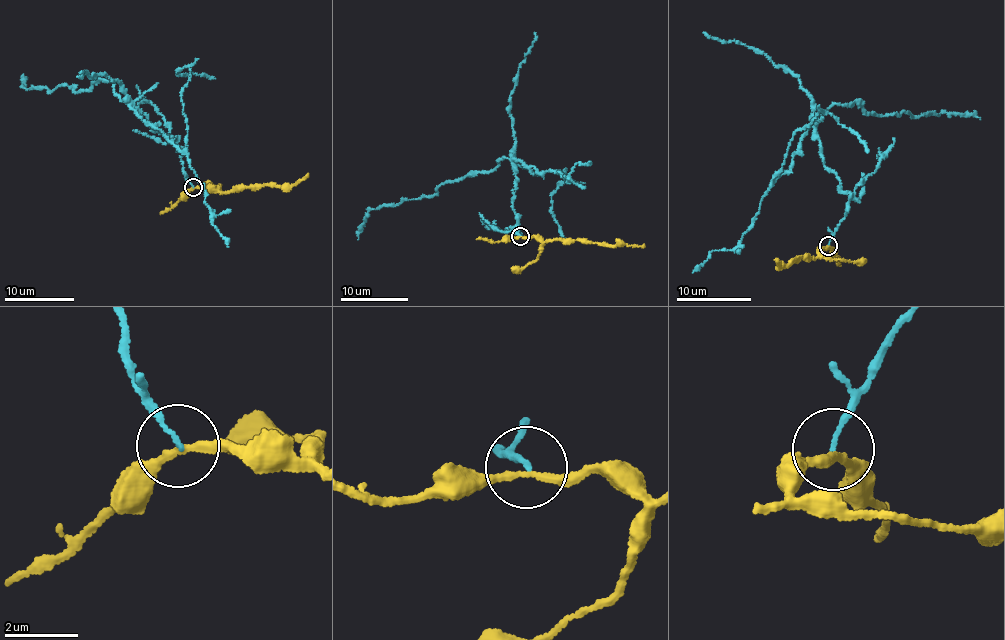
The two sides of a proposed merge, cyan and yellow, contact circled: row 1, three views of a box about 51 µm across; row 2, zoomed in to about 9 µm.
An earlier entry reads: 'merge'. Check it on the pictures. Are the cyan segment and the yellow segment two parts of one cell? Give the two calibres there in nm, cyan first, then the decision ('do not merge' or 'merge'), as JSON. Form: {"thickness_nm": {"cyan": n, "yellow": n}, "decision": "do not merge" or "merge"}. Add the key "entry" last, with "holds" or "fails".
{"thickness_nm": {"cyan": 120, "yellow": 190}, "decision": "do not merge", "entry": "fails"}

